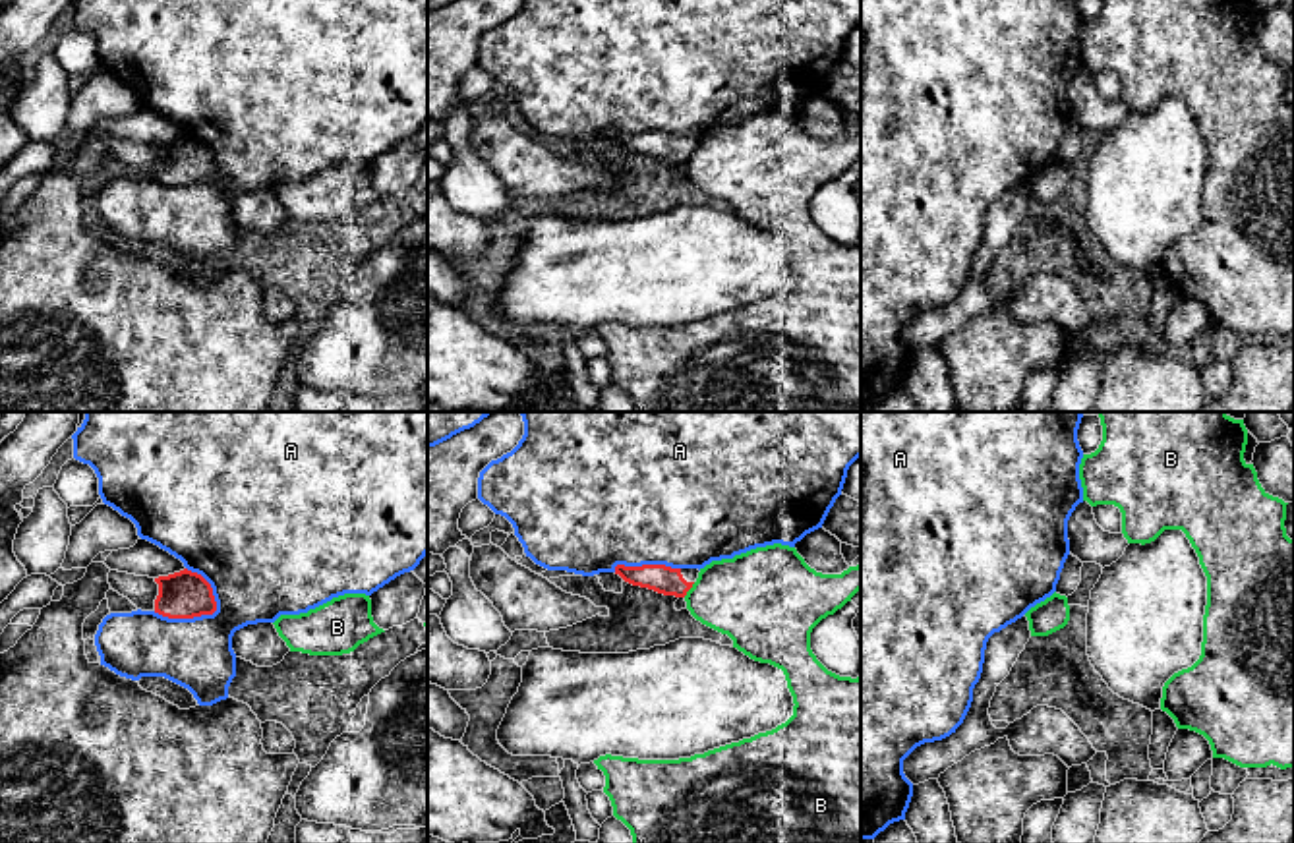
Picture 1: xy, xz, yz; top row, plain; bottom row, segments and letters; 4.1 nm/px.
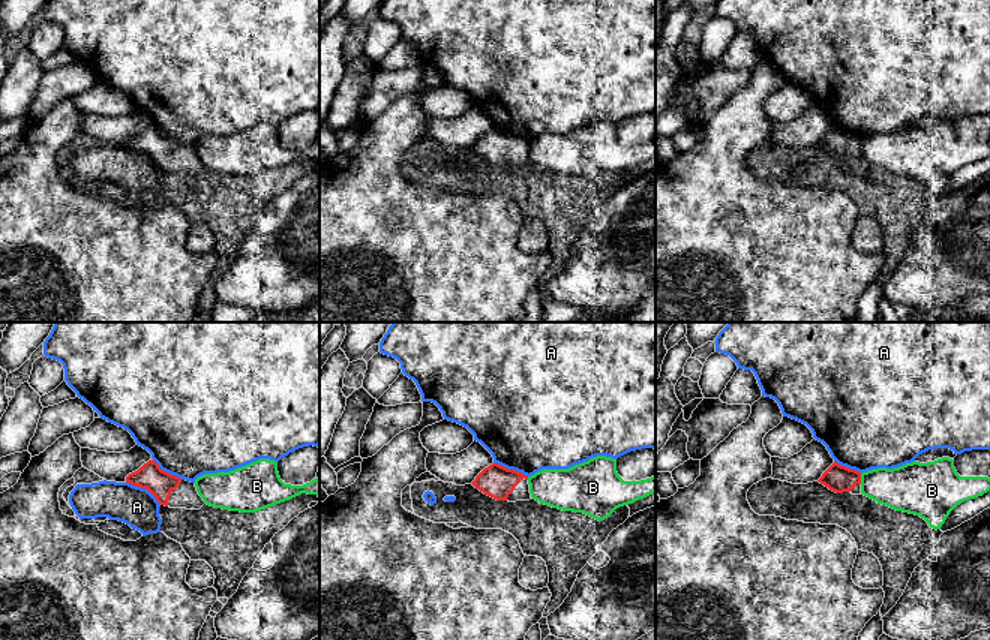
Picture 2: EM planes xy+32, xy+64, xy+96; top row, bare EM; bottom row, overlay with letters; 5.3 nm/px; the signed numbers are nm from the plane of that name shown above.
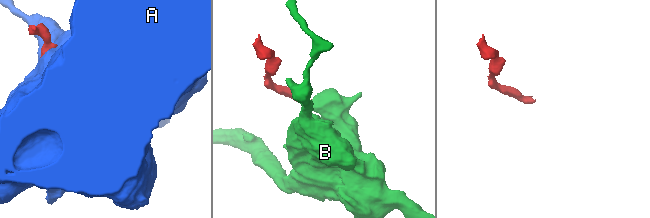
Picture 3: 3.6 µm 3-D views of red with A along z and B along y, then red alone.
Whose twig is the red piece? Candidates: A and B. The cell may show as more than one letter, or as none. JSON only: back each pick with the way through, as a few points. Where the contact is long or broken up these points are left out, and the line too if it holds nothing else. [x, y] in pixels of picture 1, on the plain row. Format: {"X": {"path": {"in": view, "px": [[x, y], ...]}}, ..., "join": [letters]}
{"join": []}

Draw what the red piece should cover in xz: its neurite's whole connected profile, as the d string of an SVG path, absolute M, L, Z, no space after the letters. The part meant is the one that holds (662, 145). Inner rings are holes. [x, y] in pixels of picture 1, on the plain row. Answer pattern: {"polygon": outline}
{"polygon": "M665 131L615 133L615 141L625 149L675 164L687 162L698 145L698 139L698 135L671 135Z"}

